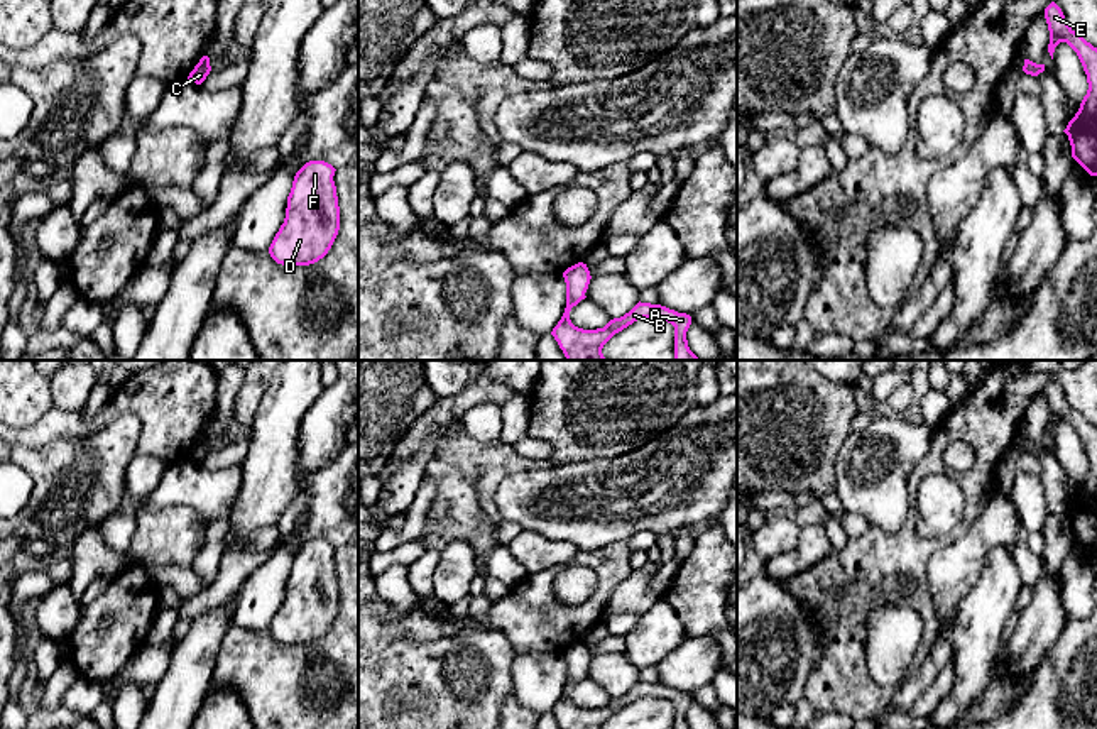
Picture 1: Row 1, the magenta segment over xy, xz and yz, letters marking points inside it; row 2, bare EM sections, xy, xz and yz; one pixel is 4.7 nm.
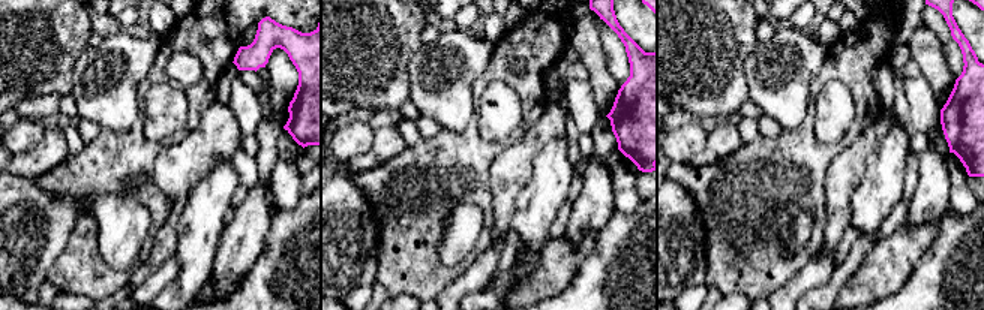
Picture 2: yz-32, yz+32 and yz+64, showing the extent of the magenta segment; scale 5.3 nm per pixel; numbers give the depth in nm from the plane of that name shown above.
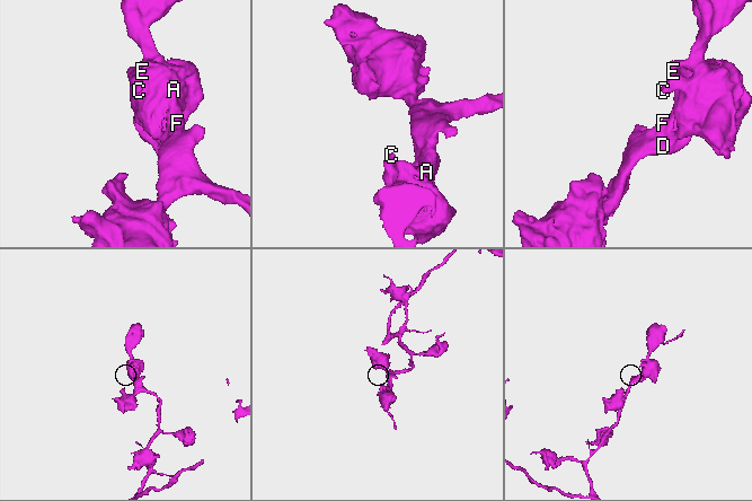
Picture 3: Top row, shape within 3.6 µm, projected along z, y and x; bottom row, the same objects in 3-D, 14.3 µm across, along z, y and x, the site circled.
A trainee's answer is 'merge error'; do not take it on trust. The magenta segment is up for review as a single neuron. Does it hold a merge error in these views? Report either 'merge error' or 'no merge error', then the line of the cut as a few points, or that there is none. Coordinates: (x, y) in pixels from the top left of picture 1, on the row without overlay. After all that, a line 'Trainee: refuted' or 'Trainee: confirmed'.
no merge error; no cut
Trainee: refuted

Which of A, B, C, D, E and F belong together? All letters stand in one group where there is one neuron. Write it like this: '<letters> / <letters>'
A B C D E F

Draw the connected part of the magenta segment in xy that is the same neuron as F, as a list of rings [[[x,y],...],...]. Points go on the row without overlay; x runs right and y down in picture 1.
[[[309,540],[296,551],[284,602],[269,626],[277,643],[309,644],[331,628],[340,609],[335,550],[325,540]]]

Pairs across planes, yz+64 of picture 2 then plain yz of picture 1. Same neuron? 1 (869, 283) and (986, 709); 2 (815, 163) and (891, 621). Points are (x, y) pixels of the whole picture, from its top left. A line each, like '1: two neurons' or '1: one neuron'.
1: one neuron
2: two neurons

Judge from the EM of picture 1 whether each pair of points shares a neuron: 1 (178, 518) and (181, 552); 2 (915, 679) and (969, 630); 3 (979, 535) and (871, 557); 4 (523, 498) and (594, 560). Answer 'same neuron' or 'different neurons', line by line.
1: same neuron
2: different neurons
3: different neurons
4: different neurons

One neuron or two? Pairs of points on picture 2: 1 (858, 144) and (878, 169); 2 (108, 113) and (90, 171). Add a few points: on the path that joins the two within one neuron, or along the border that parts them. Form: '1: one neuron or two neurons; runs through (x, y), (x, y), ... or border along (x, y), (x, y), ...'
1: two neurons; border along (890, 129), (867, 157), (866, 172), (854, 189)
2: two neurons; border along (137, 116), (135, 122), (123, 132), (102, 129)

